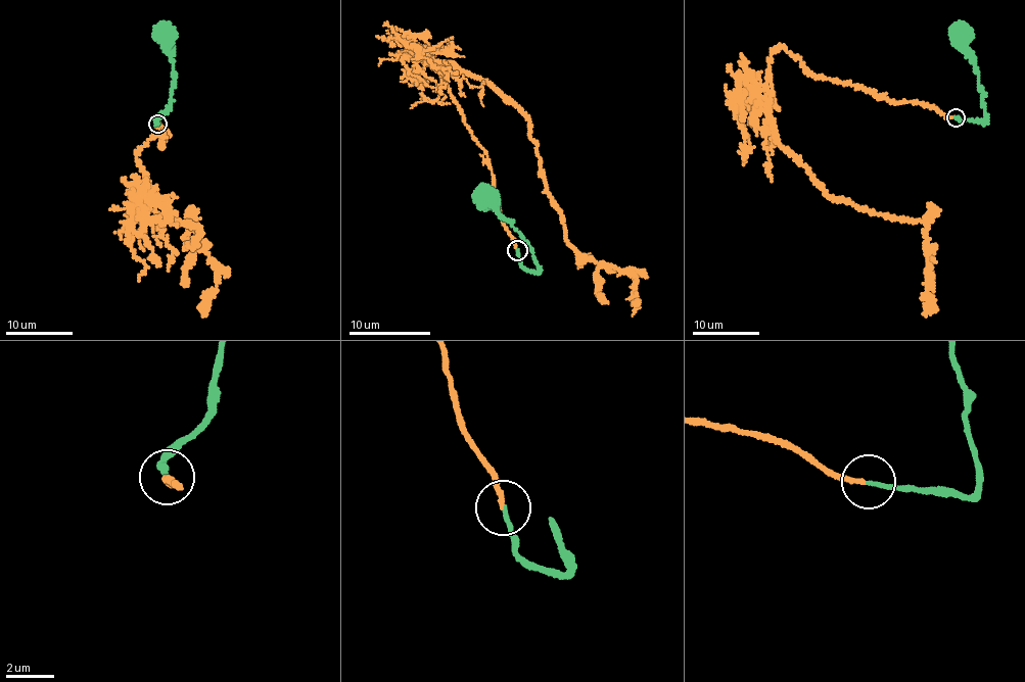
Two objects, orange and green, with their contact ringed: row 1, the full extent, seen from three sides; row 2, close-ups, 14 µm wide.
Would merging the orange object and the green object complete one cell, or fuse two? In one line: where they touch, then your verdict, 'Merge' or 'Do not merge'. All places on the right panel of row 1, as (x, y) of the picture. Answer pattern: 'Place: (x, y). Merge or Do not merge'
Place: (956, 117). Merge

